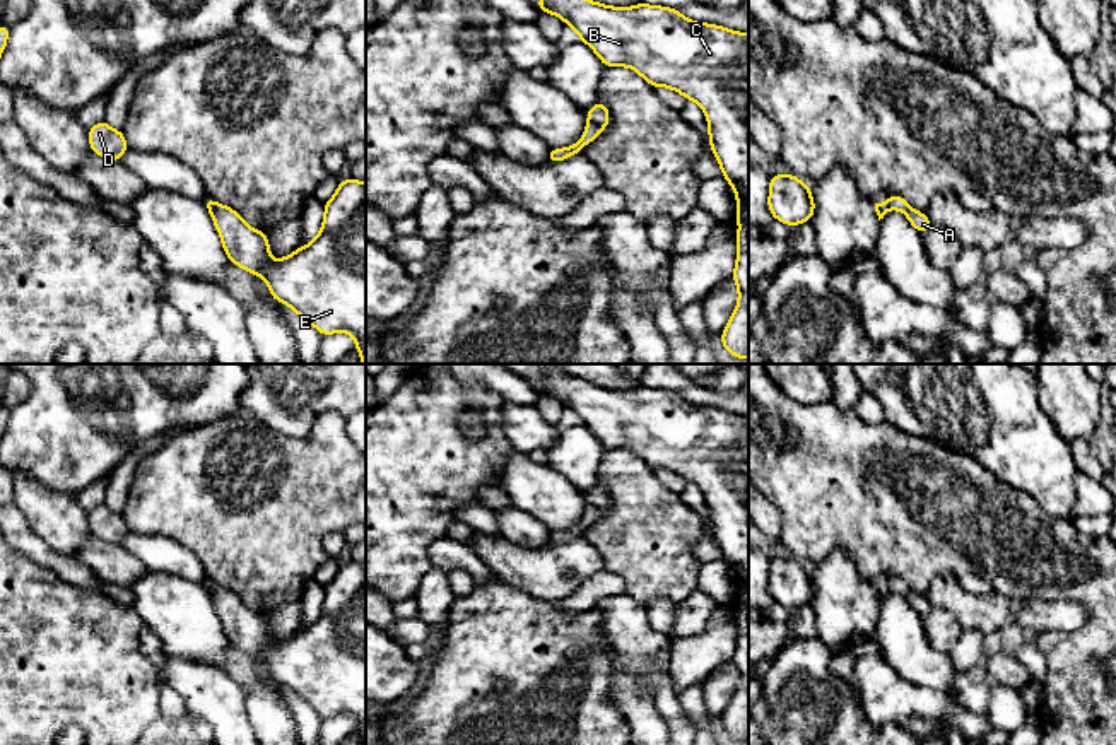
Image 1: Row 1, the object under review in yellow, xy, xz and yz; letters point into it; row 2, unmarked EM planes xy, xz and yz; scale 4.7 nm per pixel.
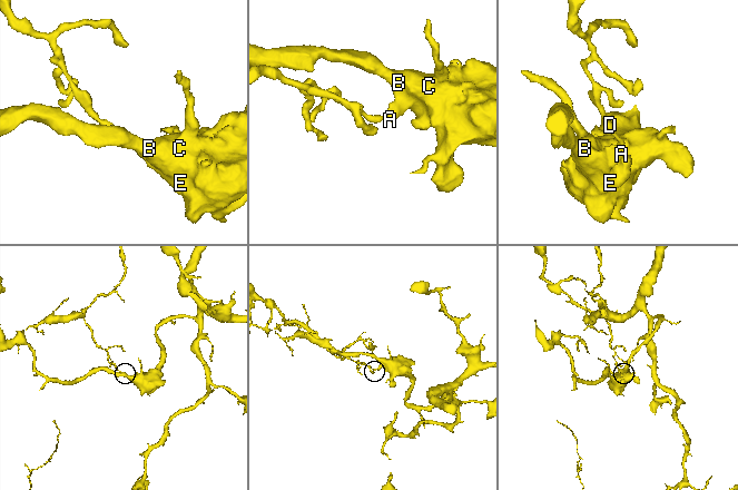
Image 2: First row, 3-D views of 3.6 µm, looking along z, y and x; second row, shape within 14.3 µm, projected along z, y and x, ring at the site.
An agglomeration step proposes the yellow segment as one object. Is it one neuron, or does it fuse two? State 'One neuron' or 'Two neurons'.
Two neurons

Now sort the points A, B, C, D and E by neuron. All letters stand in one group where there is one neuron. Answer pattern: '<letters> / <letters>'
A B C E / D

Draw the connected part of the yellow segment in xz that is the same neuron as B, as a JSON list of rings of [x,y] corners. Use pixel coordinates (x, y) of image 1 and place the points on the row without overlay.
[[[543,366],[535,388],[571,408],[602,443],[603,449],[631,449],[651,470],[668,470],[696,484],[709,506],[708,523],[721,548],[723,560],[737,578],[737,648],[731,661],[738,670],[738,687],[728,702],[721,728],[737,742],[749,742],[749,417],[723,408],[694,405],[675,391],[646,388],[610,390]]]

